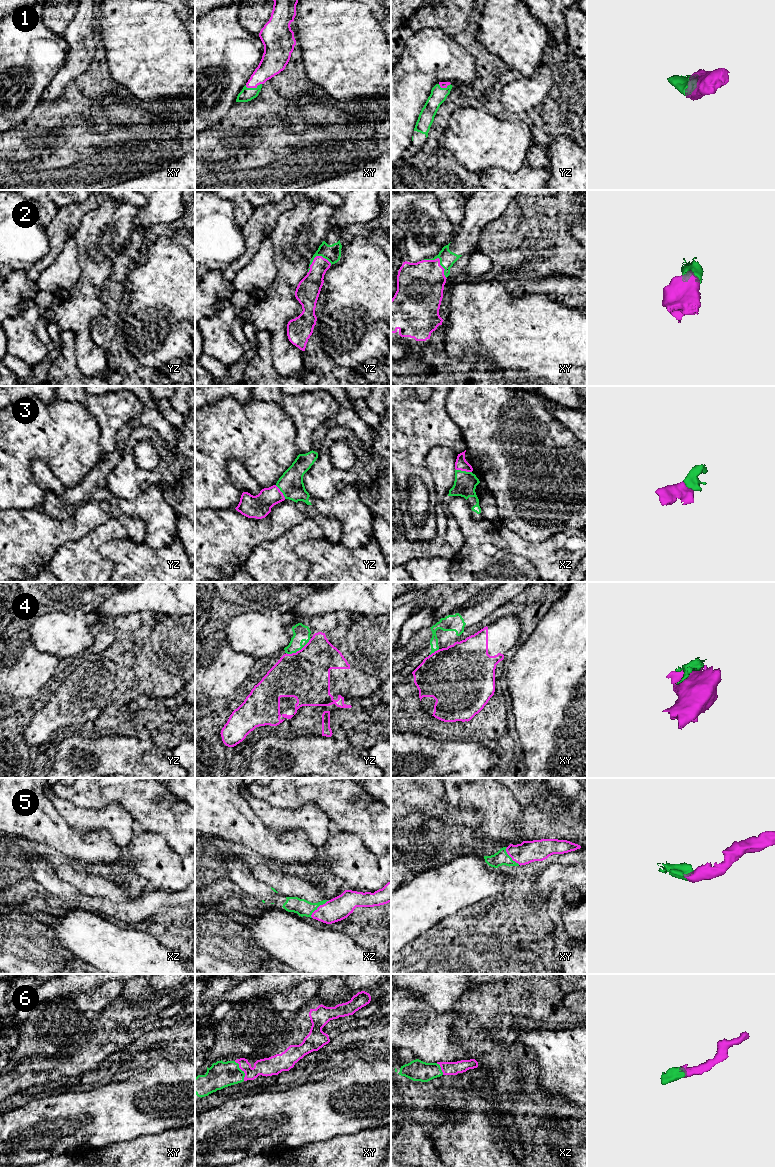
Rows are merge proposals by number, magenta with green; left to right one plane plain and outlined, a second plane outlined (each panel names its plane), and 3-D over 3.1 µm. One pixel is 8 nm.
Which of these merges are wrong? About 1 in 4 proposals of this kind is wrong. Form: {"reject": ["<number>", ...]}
{"reject": ["4"]}

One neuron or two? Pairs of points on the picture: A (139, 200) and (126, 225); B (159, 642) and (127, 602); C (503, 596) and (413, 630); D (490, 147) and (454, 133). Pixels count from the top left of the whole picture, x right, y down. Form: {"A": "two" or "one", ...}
{"A": "two", "B": "two", "C": "two", "D": "one"}

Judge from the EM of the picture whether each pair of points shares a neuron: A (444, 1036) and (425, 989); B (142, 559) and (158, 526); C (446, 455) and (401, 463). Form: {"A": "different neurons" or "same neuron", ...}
{"A": "different neurons", "B": "different neurons", "C": "different neurons"}

